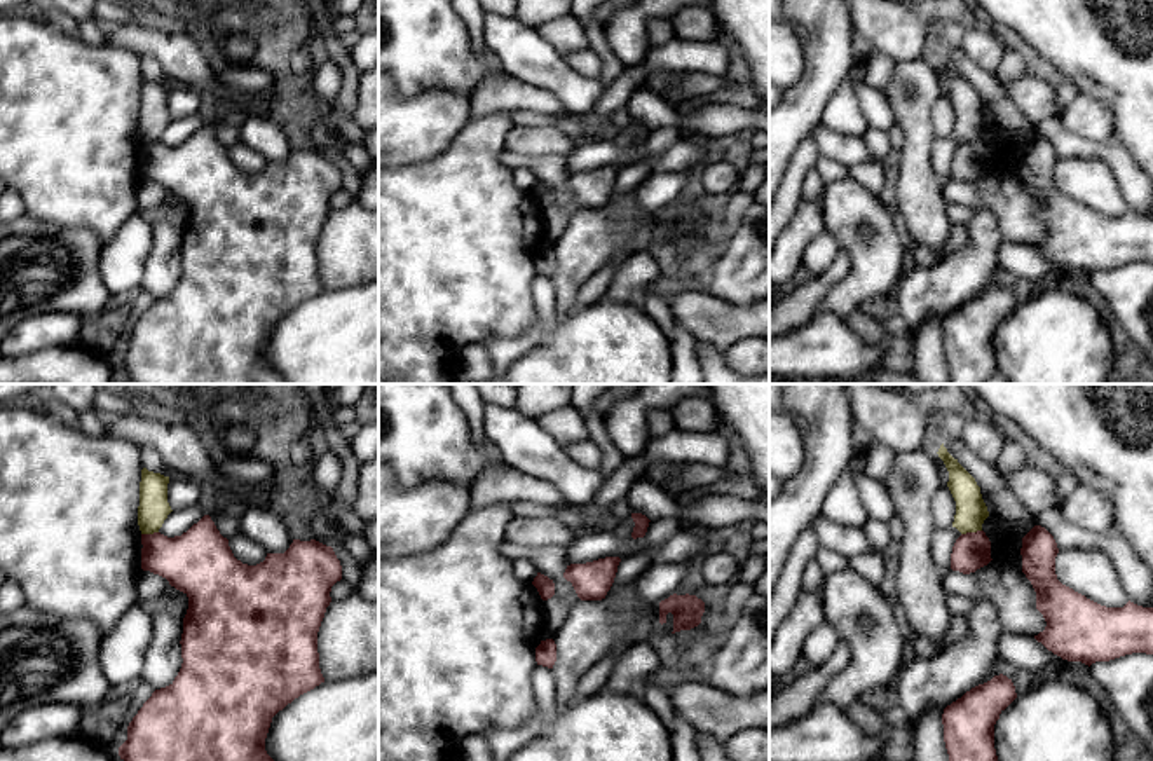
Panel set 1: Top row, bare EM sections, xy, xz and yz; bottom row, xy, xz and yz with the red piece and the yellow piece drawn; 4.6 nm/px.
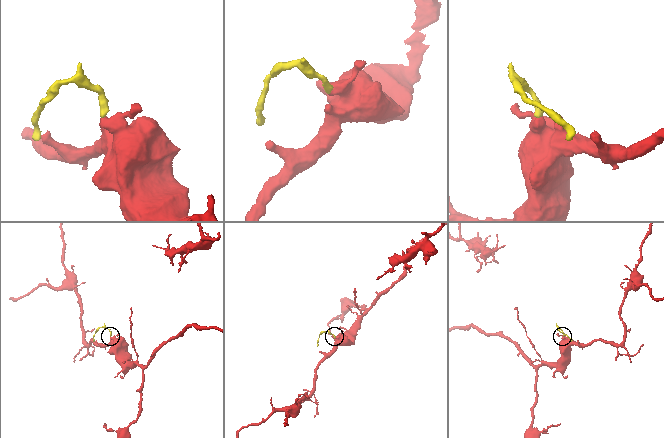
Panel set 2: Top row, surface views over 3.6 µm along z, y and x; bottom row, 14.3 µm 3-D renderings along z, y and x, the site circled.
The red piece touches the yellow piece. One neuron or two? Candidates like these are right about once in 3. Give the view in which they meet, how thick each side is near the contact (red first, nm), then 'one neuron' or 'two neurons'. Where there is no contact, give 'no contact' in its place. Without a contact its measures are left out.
contact in yz; calibres 170 and 140 nm; two neurons

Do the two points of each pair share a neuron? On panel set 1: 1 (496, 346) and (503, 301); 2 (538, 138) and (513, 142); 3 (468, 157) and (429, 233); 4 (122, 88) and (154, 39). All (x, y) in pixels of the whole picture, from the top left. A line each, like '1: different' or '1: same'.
1: different
2: same
3: same
4: different

